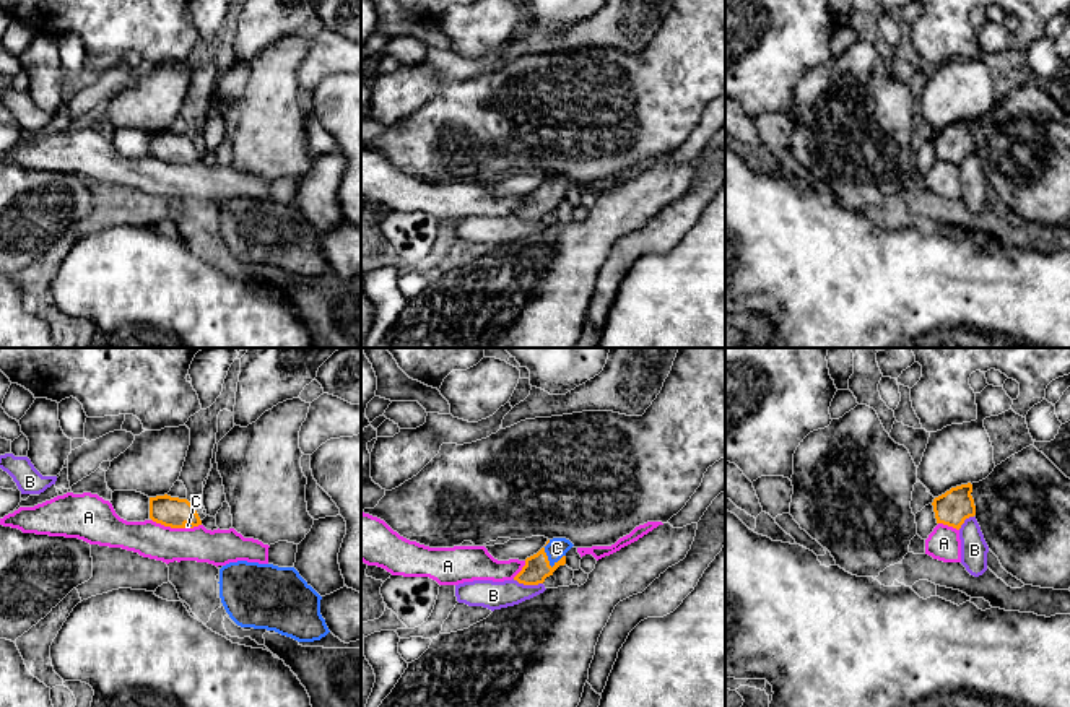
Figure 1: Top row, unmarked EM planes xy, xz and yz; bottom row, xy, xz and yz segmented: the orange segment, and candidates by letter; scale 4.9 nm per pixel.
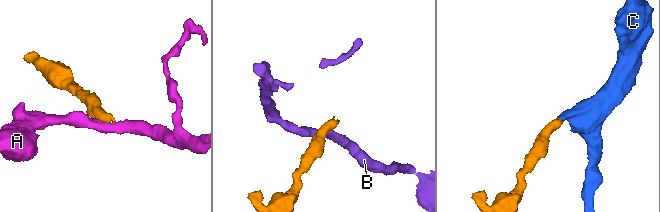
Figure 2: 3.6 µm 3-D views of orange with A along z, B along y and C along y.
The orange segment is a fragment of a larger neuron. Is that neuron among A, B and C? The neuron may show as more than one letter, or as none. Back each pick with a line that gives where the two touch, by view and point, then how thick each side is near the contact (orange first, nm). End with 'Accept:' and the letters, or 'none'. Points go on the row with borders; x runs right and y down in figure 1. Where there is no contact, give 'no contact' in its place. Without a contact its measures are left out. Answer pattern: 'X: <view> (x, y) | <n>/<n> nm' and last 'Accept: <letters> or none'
C: xz (545, 555) | 130/100 nm
Accept: C

